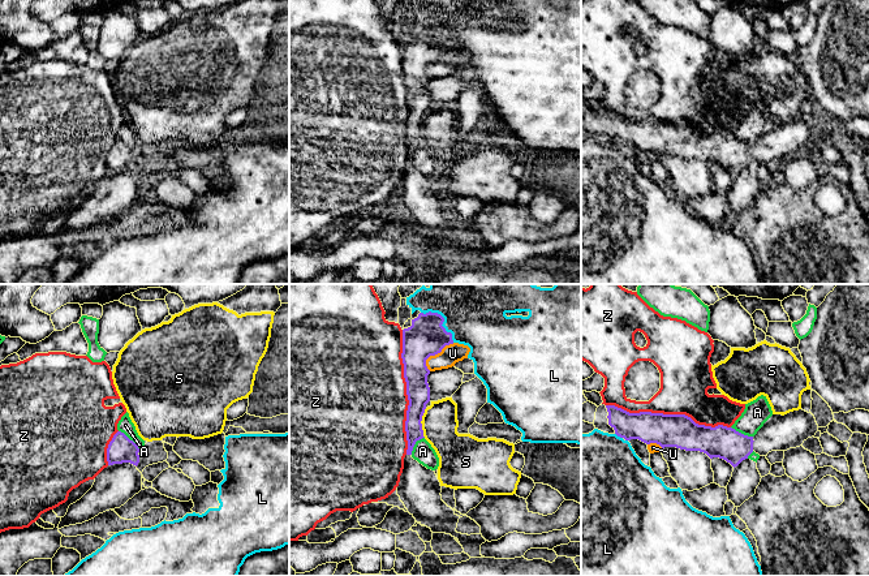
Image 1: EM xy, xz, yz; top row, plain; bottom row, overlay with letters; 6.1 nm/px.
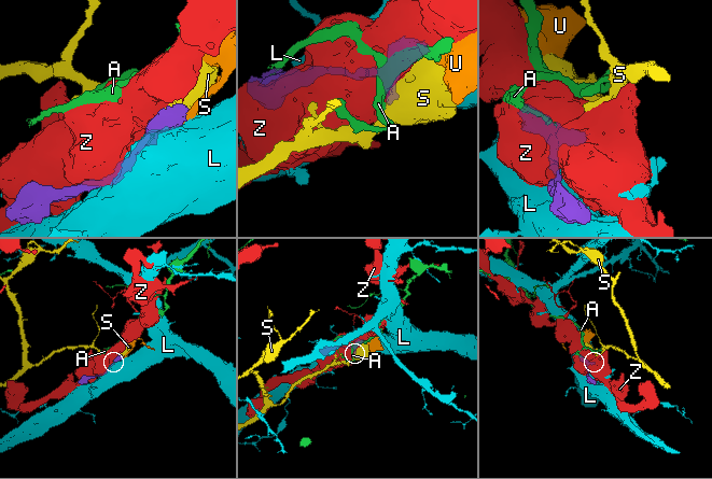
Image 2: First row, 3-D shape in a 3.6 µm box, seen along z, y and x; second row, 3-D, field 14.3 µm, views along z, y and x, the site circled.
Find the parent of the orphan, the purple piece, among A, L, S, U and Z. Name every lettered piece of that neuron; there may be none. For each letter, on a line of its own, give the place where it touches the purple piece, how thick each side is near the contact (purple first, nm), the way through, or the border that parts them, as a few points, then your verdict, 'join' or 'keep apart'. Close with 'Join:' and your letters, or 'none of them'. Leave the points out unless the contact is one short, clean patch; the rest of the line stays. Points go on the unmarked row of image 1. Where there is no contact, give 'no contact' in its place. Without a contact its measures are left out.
A: contact xy (128, 146); calibres 160 and 90 nm; border xy (119, 138), (138, 157); keep apart
L: contact xz (443, 28); calibres 240 and 340 nm; keep apart
S: contact xz (420, 130); calibres 140 and 220 nm; keep apart
U: contact xz (435, 61); calibres 240 and 120 nm; keep apart
Z: contact xz (407, 100); calibres 160 and 500 nm; keep apart
Join: none of them

